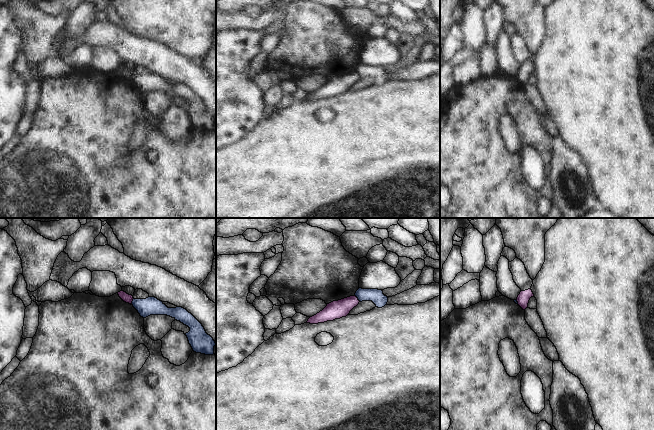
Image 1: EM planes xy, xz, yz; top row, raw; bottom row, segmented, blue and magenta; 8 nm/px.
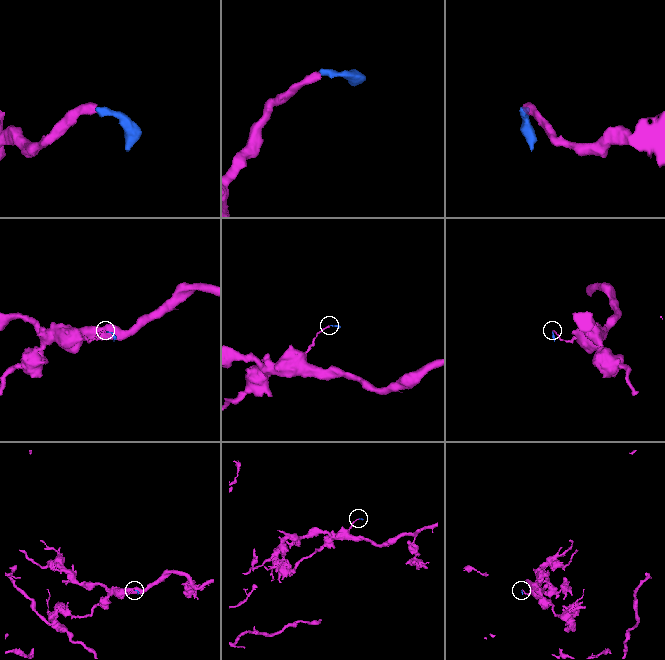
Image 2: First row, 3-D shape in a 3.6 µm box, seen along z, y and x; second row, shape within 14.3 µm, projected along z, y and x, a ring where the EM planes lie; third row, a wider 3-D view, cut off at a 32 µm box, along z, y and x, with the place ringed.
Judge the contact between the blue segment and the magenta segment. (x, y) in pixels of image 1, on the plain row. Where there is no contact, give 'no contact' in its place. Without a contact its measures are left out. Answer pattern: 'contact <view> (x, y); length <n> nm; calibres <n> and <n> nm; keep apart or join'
contact xz (357, 73); length 80 nm; calibres 110 and 140 nm; keep apart

